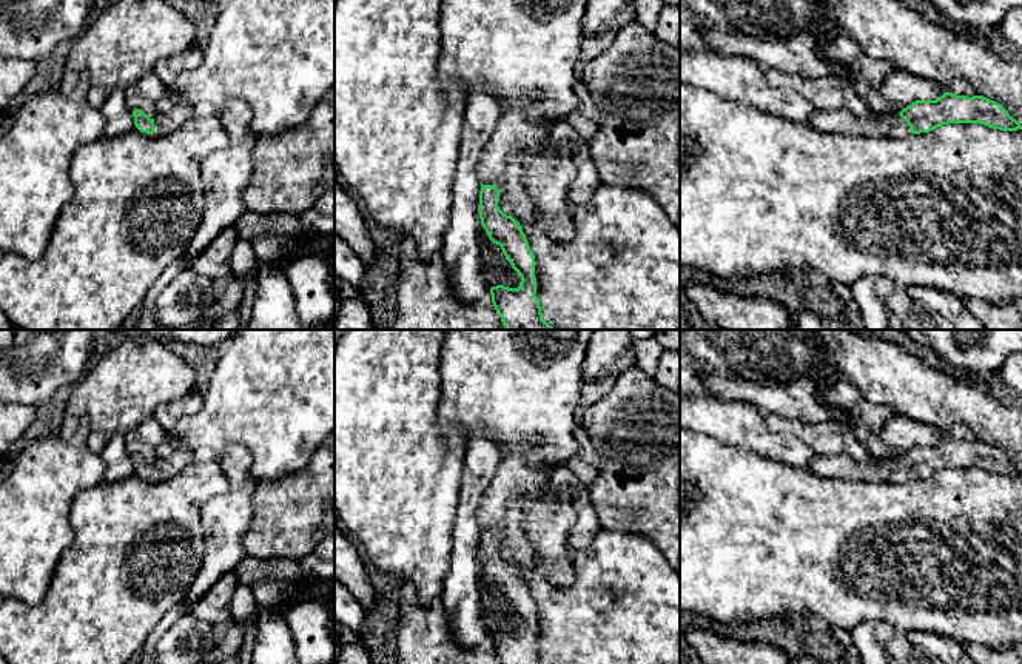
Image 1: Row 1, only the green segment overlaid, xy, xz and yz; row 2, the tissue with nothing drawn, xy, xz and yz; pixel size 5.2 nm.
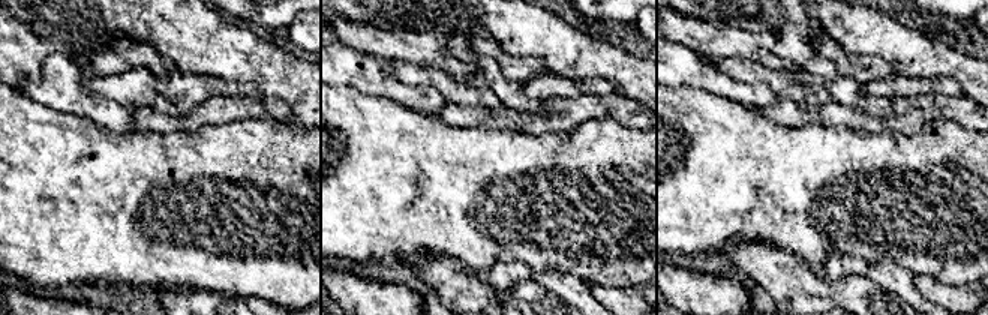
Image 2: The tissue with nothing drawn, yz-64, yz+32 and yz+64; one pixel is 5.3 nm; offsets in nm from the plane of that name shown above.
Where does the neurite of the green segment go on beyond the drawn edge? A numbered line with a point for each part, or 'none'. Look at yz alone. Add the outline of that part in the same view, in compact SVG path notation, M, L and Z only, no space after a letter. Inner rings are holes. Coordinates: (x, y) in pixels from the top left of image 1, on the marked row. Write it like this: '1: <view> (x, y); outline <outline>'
1: yz (834, 120); outline M846 108L842 109L817 109L808 122L809 126L822 132L839 132L846 136L889 136L903 139L911 134L909 125L894 112L886 117L882 116L854 116Z

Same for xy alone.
1: xy (164, 124); outline M180 102L173 106L166 114L159 114L154 119L154 132L156 136L166 136L173 131L177 131L188 119L194 116L191 105Z

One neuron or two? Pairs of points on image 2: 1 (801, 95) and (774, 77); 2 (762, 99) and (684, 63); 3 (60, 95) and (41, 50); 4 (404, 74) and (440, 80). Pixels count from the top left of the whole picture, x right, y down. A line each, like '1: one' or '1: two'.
1: one
2: one
3: two
4: one

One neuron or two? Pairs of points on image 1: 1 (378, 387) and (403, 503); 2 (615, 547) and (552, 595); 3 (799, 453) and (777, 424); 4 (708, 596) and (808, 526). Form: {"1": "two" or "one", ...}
{"1": "one", "2": "one", "3": "two", "4": "one"}

